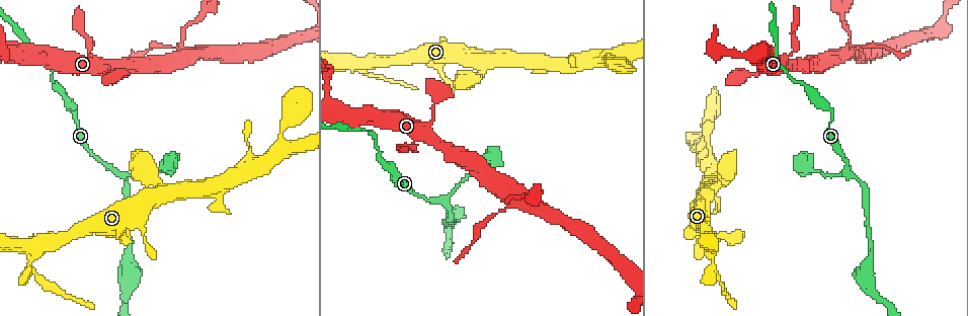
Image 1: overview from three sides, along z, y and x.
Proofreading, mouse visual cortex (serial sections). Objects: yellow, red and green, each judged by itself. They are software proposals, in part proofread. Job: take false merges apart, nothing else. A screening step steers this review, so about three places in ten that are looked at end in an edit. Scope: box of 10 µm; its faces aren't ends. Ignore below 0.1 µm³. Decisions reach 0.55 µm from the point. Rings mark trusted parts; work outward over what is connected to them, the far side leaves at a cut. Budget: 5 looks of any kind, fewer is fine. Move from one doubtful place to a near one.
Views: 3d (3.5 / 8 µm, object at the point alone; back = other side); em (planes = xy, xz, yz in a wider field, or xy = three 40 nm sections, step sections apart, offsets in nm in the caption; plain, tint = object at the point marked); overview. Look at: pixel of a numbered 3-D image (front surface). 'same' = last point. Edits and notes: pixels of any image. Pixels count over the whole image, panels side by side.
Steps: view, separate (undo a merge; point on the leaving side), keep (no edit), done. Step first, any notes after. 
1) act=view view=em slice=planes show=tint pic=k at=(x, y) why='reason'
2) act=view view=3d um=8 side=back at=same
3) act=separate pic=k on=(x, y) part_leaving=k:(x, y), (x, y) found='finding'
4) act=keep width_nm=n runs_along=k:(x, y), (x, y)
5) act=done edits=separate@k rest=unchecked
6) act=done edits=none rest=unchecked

act=view view=3d um=3.5 pic=1 at=(714, 269) why='abrupt turn'

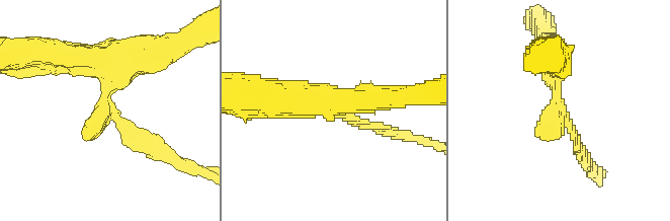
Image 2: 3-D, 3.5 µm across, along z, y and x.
act=view view=em slice=xy step=5 show=tint pic=2 at=(562, 108) why='now the EM'

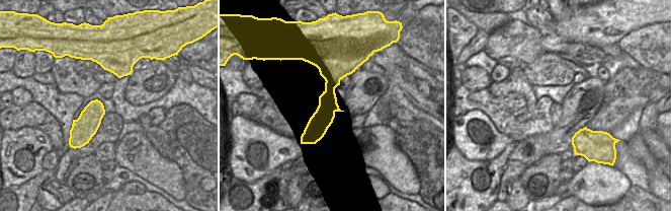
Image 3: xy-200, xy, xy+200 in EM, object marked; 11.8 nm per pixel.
act=separate pic=2 on=(352, 118) part_leaving=2:(106, 90), (106, 109), (169, 156) found='two cells meet here'

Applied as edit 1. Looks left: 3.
act=view view=3d um=3.5 pic=1 at=(840, 55) why='three arms meet'

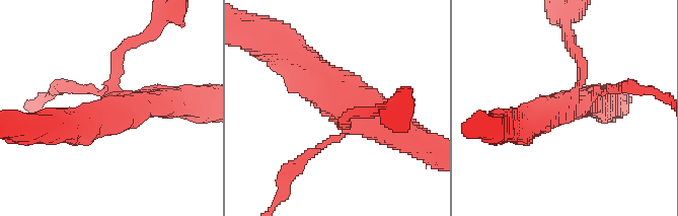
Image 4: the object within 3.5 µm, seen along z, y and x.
act=view view=em slice=xy step=3 show=tint pic=4 at=(350, 98) why='need the tissue'

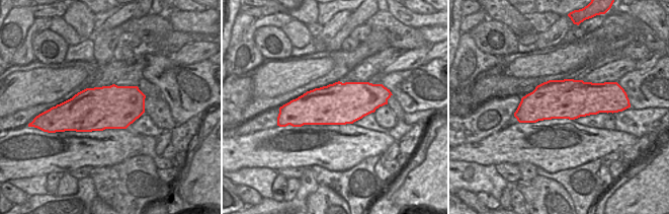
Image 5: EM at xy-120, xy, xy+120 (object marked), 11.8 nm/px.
act=keep runs_along=4:(297, 56), (369, 113), (406, 136) found='one cell here'

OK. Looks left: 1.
act=done edits=separate@2 rest=unchecked

